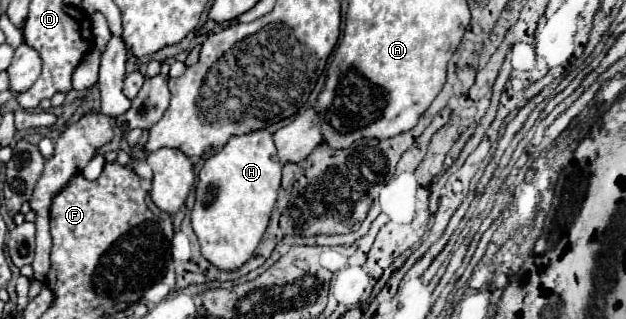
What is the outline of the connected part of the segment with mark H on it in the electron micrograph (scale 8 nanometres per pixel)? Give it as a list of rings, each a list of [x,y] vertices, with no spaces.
[[[257,130],[233,136],[199,172],[191,222],[203,256],[219,270],[241,268],[253,256],[267,230],[283,170],[283,164],[273,162],[273,154],[275,144],[271,132]]]

